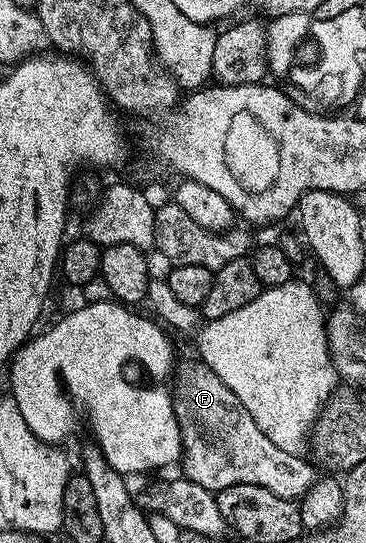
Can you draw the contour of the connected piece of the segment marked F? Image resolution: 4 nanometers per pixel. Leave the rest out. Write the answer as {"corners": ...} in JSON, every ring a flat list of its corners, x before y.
{"corners":[[195,357,181,363,173,371,176,387,173,389,173,402,179,431,182,433,183,454,179,463,181,468,183,467,184,478,213,493,229,488,230,485,249,484,261,485,282,499,295,501,303,498,317,478,314,464,310,460,305,461,304,456,300,454,289,454,278,449,277,445,258,429,253,417,250,417,248,411,240,405,233,391,225,385,225,381,221,381,221,377,217,377,217,373,209,369,209,365]]}

